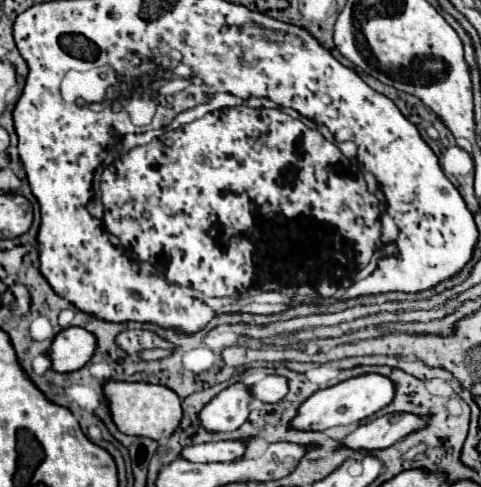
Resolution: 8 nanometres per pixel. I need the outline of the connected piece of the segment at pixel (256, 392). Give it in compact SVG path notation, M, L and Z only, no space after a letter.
M267 375L263 381L255 383L249 393L263 403L277 403L287 395L287 381L279 375Z

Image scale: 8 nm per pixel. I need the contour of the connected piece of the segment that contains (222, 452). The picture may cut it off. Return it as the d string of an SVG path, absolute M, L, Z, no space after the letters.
M219 441L219 443L201 443L183 447L179 457L191 463L231 463L243 457L247 445L241 441Z

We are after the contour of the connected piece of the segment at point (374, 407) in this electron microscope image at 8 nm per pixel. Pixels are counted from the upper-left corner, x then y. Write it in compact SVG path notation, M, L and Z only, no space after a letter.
M377 373L359 375L359 377L353 377L339 385L333 385L329 389L321 389L317 393L313 393L297 409L297 415L291 419L291 427L299 429L299 431L325 431L327 427L335 427L335 425L359 423L359 421L371 417L373 413L381 411L383 407L387 407L393 401L393 395L395 395L395 387L387 377L377 375Z

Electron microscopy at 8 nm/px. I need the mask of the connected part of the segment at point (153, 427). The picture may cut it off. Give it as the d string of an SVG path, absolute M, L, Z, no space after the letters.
M105 381L103 393L109 401L111 417L117 425L117 429L125 435L137 435L137 437L149 437L149 439L167 439L171 433L179 427L179 421L183 417L181 411L181 399L175 391L163 387L163 385L149 385L149 383L121 383L121 381Z

